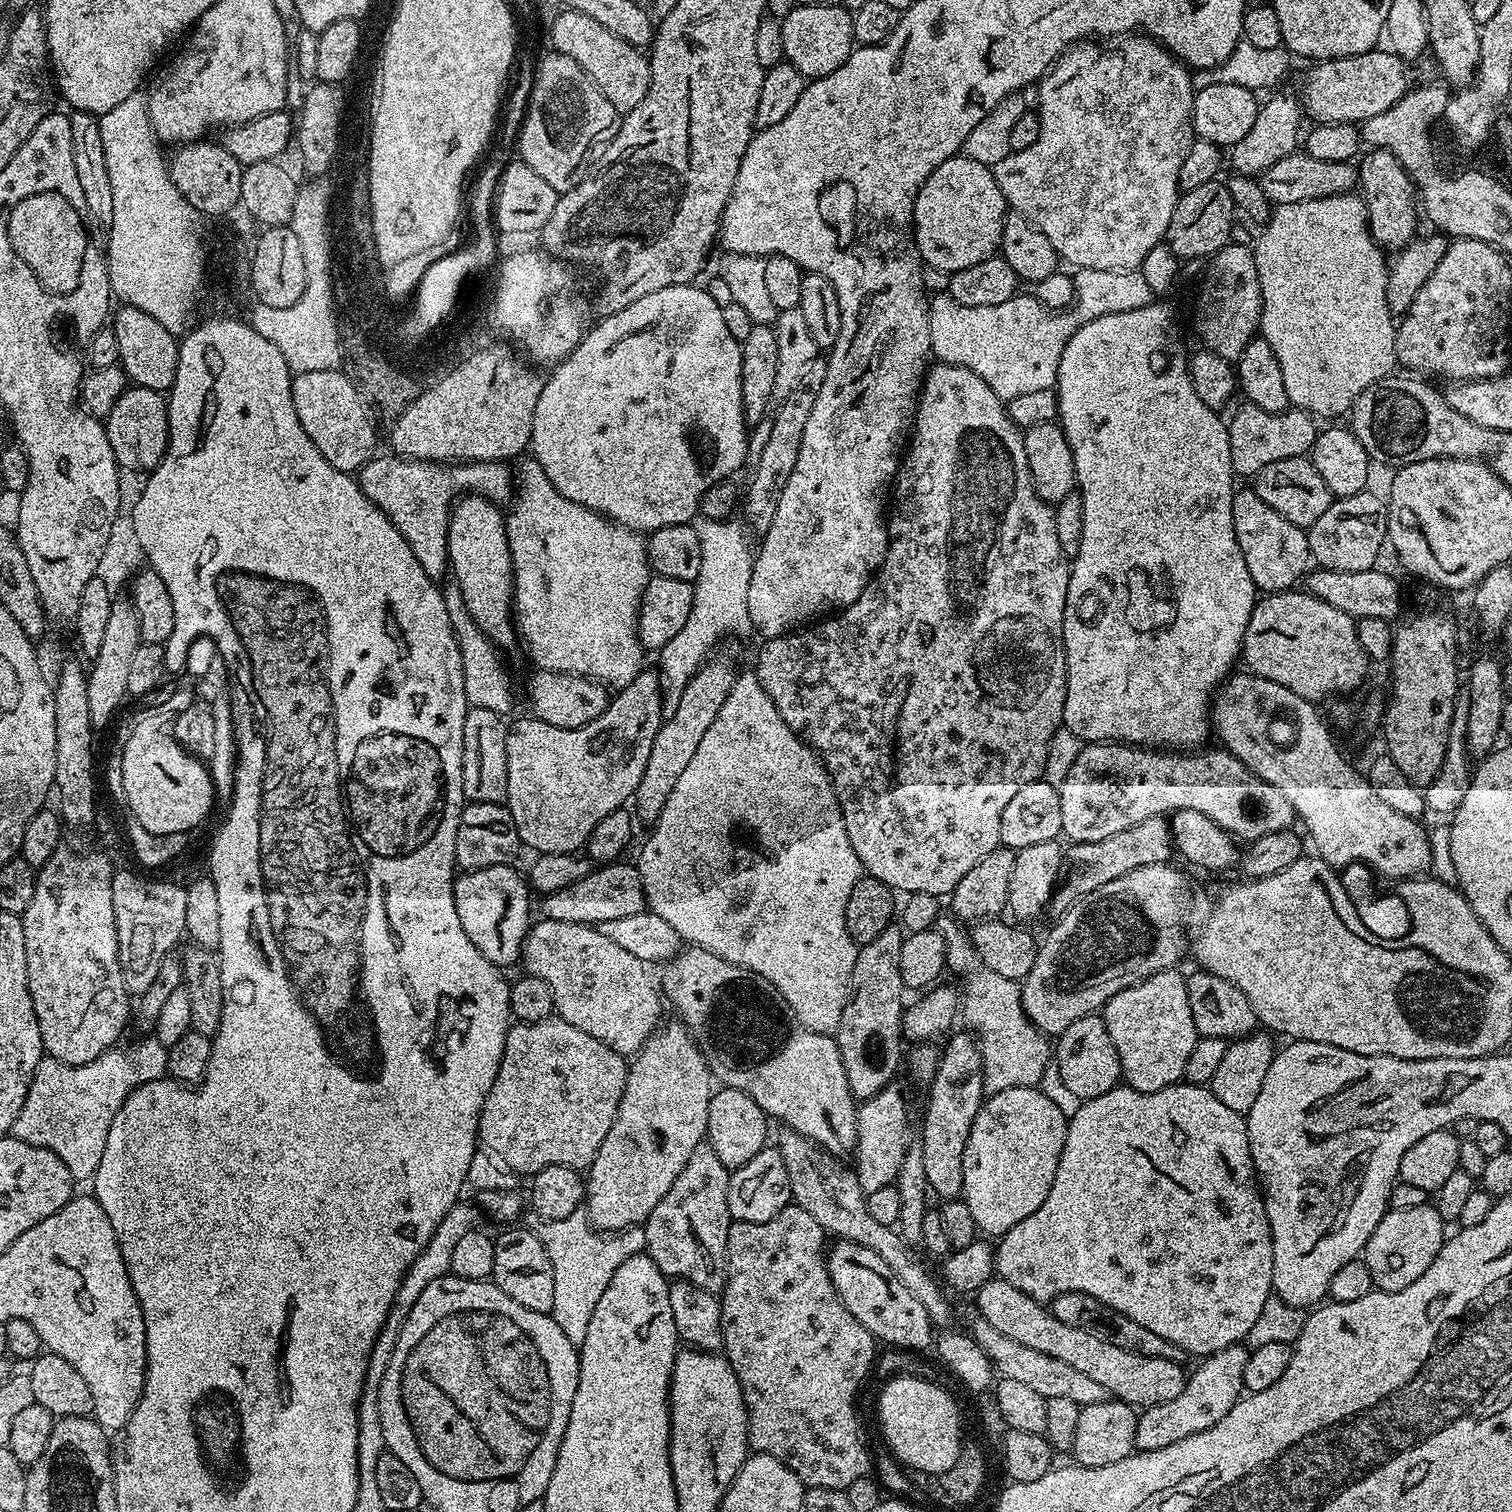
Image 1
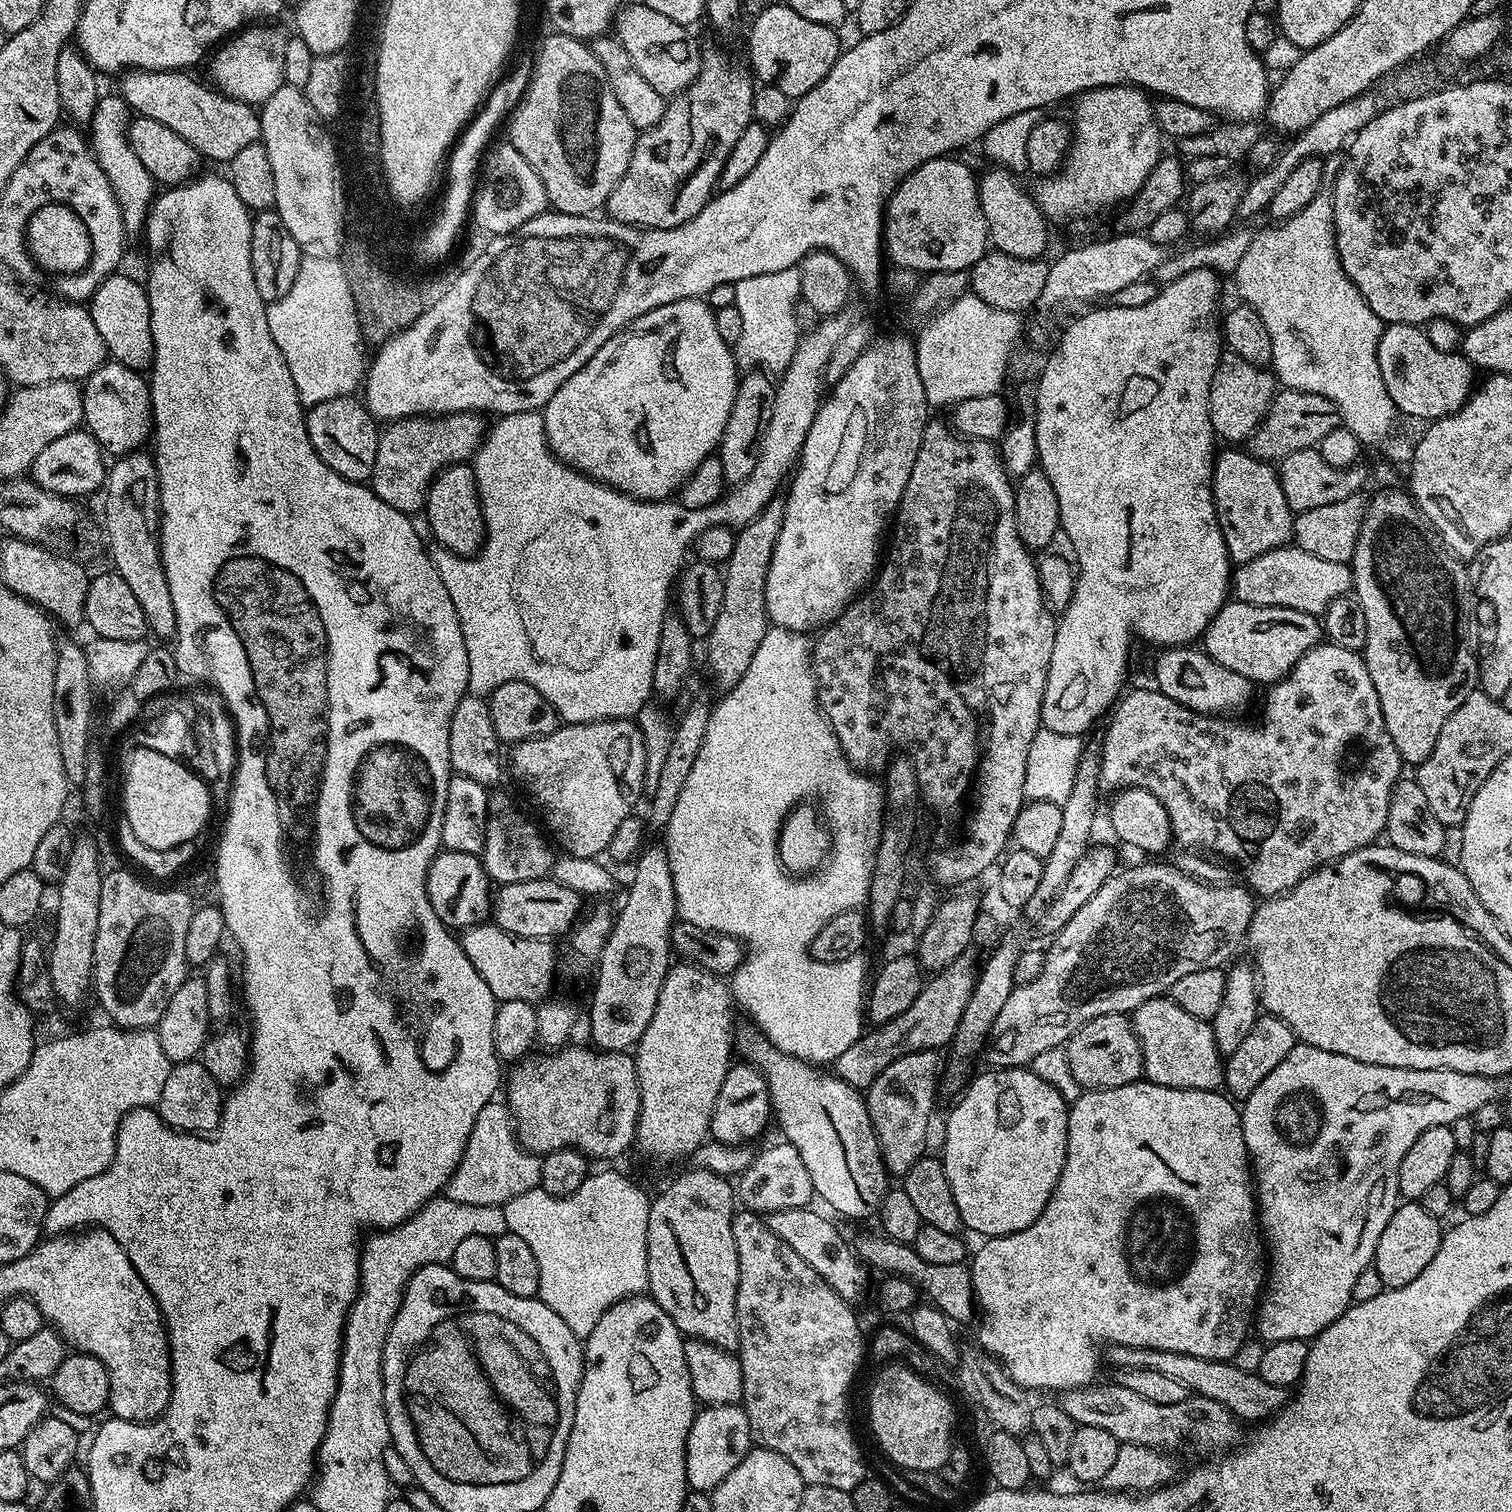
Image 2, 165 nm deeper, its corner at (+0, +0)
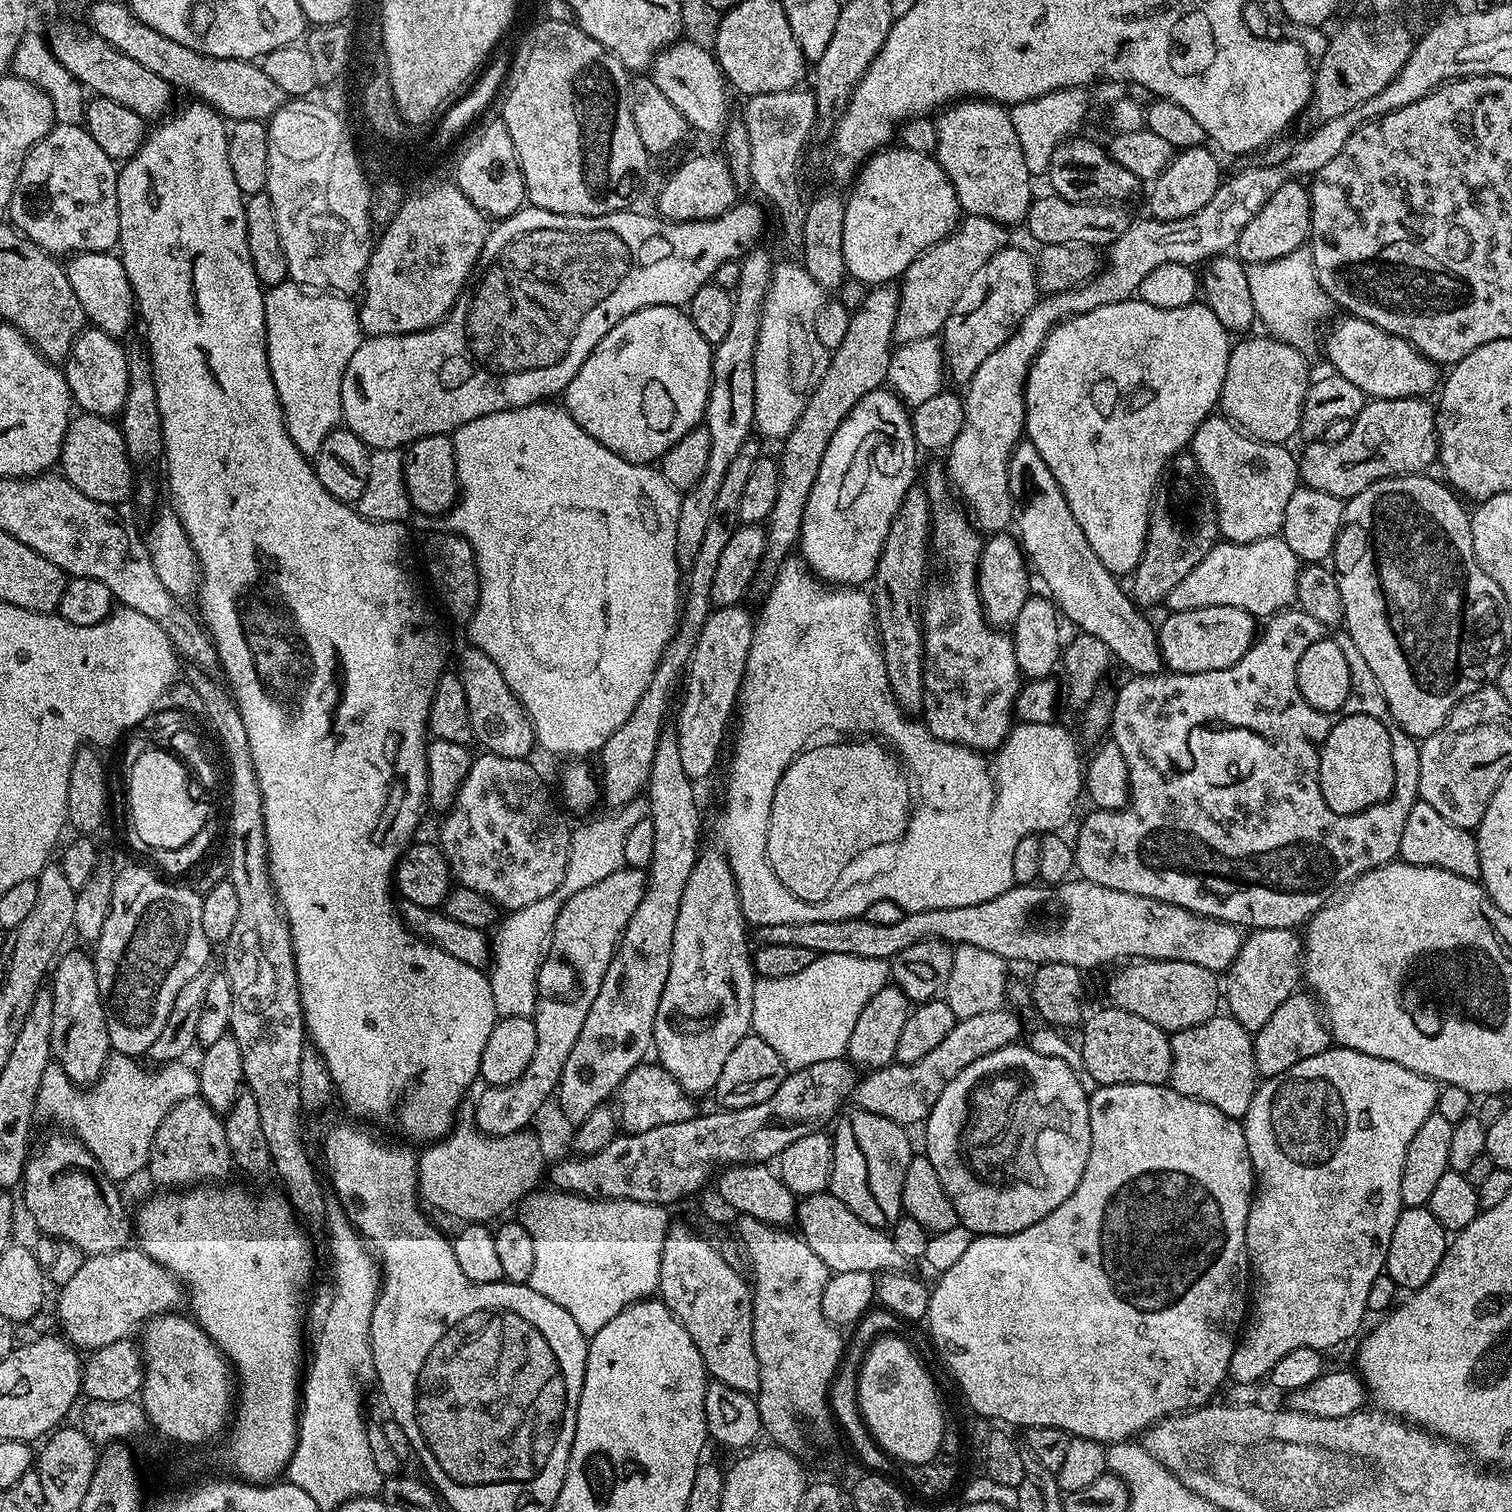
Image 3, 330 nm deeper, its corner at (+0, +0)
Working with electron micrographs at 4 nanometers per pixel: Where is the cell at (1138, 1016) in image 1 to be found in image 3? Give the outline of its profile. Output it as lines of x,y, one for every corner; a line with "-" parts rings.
1217,1014
1198,1026
1171,1033
1170,1039
1171,1088
1183,1096
1195,1096
1197,1100
1212,1104
1227,1116
1244,1117
1258,1087
1253,1033
1244,1029
1233,1015

